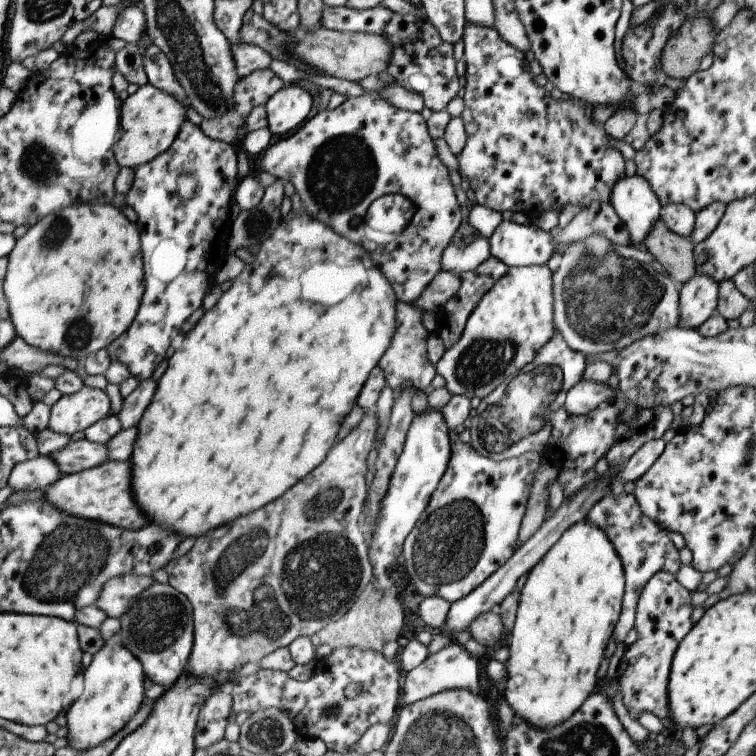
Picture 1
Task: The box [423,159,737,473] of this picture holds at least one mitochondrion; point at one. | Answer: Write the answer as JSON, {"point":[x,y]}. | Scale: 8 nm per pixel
{"point":[594,314]}

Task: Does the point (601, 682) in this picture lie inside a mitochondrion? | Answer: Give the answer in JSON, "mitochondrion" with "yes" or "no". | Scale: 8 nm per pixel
{"mitochondrion":"no"}

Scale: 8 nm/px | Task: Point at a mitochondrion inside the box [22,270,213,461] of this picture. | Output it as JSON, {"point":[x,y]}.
{"point":[79,331]}

